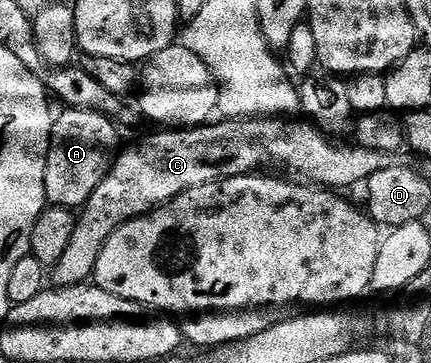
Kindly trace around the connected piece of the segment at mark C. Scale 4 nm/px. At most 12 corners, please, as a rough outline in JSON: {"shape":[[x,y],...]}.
{"shape":[[302,118],[154,130],[119,151],[53,265],[93,277],[136,216],[261,164],[346,190],[392,152],[333,142]]}

